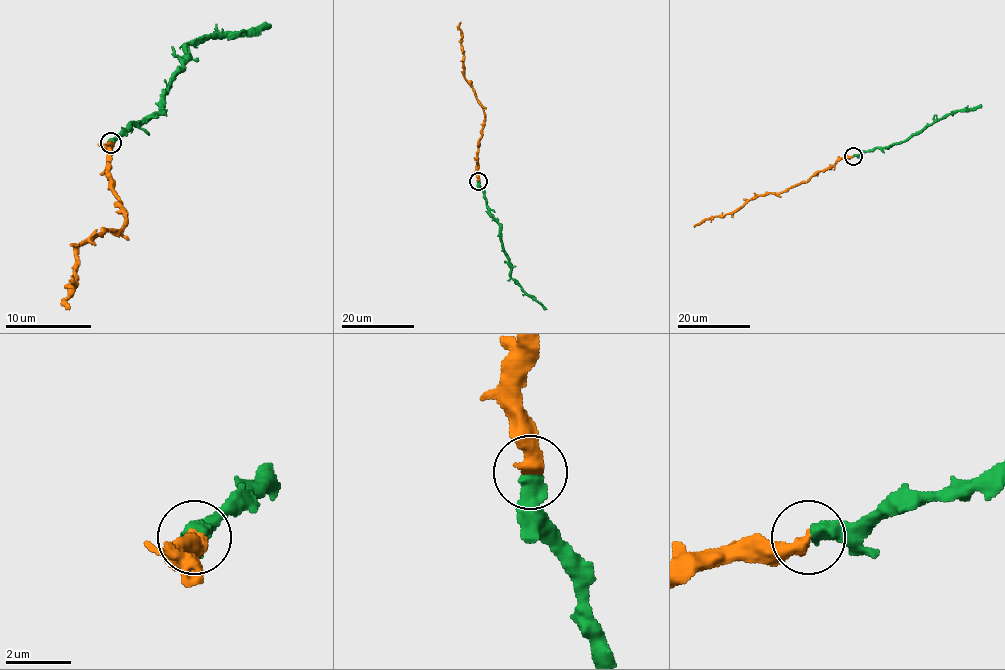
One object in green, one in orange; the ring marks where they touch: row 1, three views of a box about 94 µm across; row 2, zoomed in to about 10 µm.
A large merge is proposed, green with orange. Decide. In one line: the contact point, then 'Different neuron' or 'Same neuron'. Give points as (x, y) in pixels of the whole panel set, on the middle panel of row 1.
Place: (478, 181). Same neuron

